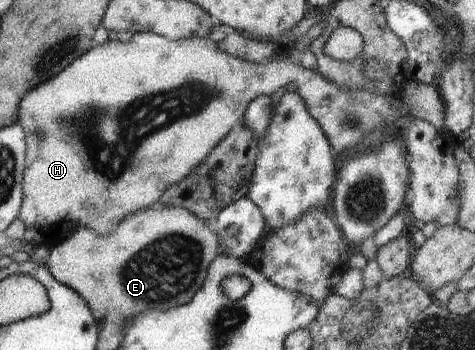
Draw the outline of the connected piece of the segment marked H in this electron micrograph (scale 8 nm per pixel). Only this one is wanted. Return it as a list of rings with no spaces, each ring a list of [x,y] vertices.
[[[152,32],[136,33],[127,43],[122,43],[119,40],[118,42],[109,42],[108,40],[102,46],[95,46],[89,52],[86,52],[86,54],[80,56],[73,64],[70,64],[63,72],[55,75],[46,83],[40,84],[32,91],[29,91],[22,98],[21,105],[19,105],[17,111],[18,120],[16,122],[25,133],[27,147],[22,183],[22,208],[20,208],[19,215],[17,216],[25,226],[23,240],[32,244],[33,247],[44,244],[52,248],[54,244],[58,244],[68,238],[70,232],[76,232],[82,228],[88,228],[90,231],[94,231],[97,236],[109,236],[113,234],[117,225],[125,216],[134,215],[136,212],[151,208],[160,198],[162,187],[168,188],[170,185],[180,183],[186,179],[186,176],[190,175],[190,172],[194,168],[202,164],[214,151],[214,148],[217,148],[218,144],[232,131],[234,124],[237,124],[237,121],[244,117],[248,104],[255,97],[270,95],[271,93],[276,93],[280,88],[285,87],[293,89],[302,98],[308,113],[318,122],[320,129],[324,132],[335,154],[344,152],[344,150],[350,150],[350,148],[356,148],[356,145],[364,142],[375,129],[384,132],[386,125],[394,123],[400,117],[401,113],[405,112],[405,106],[400,98],[400,94],[374,94],[365,87],[361,89],[339,87],[333,81],[321,76],[316,70],[306,70],[306,68],[294,62],[289,58],[285,50],[265,63],[250,63],[249,61],[239,60],[227,53],[221,52],[217,48],[217,44],[209,38],[190,38],[170,41]]]

